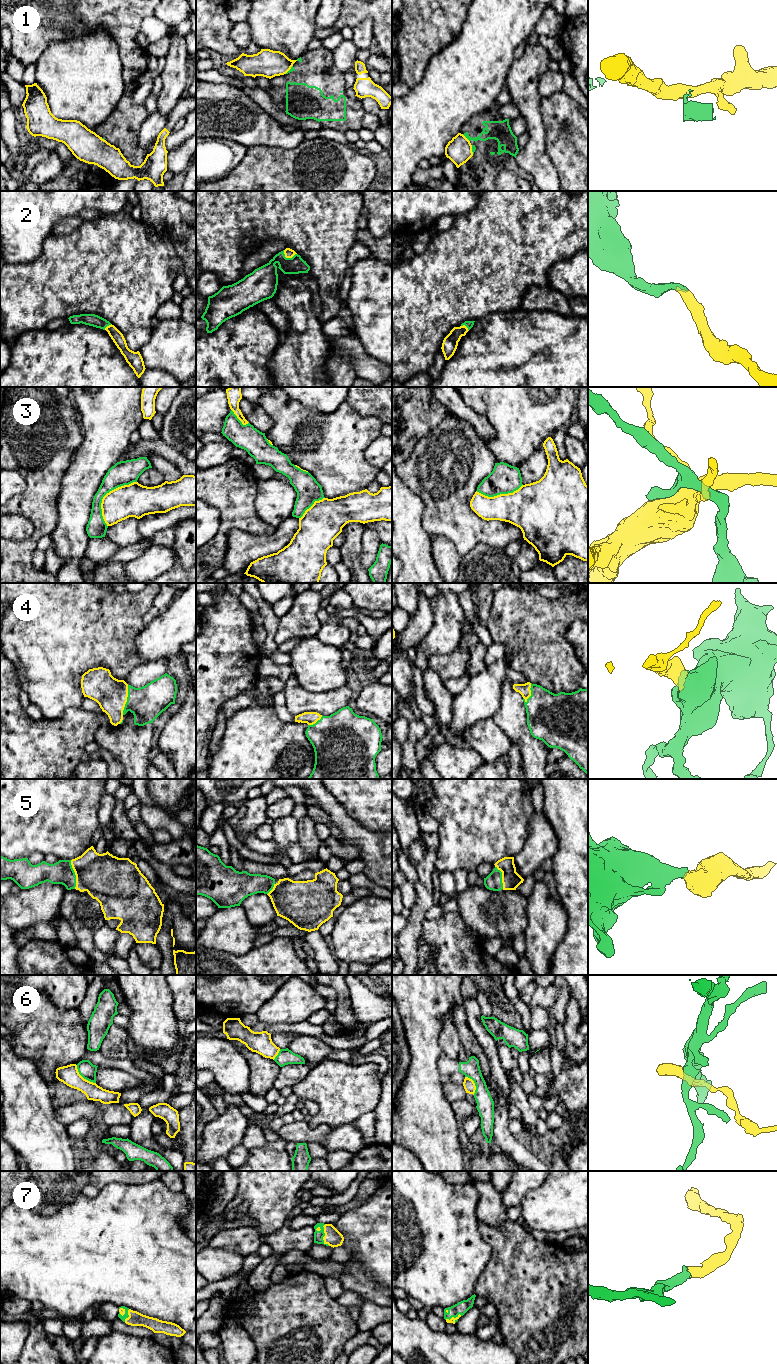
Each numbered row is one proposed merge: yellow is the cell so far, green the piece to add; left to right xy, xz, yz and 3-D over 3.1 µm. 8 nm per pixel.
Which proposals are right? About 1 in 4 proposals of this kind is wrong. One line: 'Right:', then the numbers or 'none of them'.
Right: 2, 4, 5, 7

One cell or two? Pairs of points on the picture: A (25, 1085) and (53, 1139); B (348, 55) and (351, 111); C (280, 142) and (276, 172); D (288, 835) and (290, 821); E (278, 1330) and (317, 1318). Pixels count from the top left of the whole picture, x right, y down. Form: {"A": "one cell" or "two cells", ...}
{"A": "one cell", "B": "two cells", "C": "two cells", "D": "one cell", "E": "one cell"}

